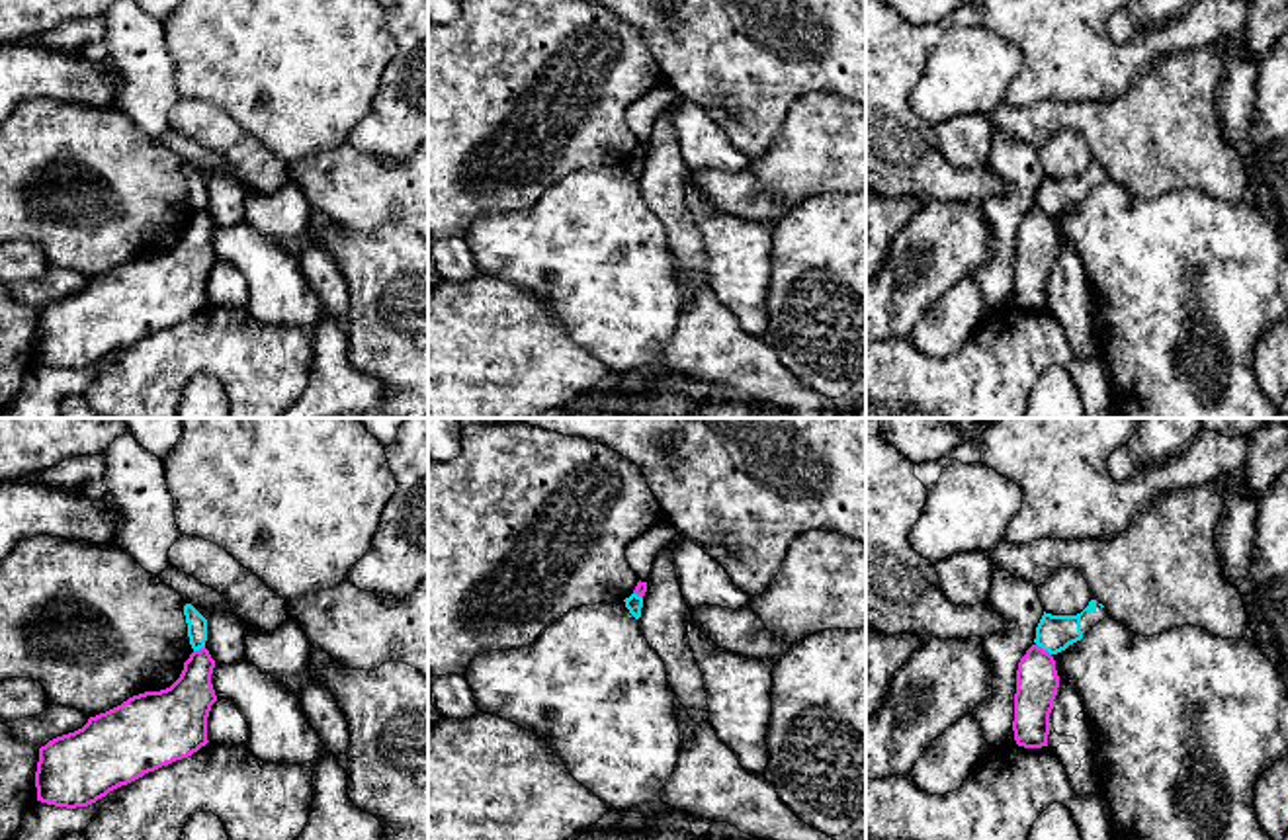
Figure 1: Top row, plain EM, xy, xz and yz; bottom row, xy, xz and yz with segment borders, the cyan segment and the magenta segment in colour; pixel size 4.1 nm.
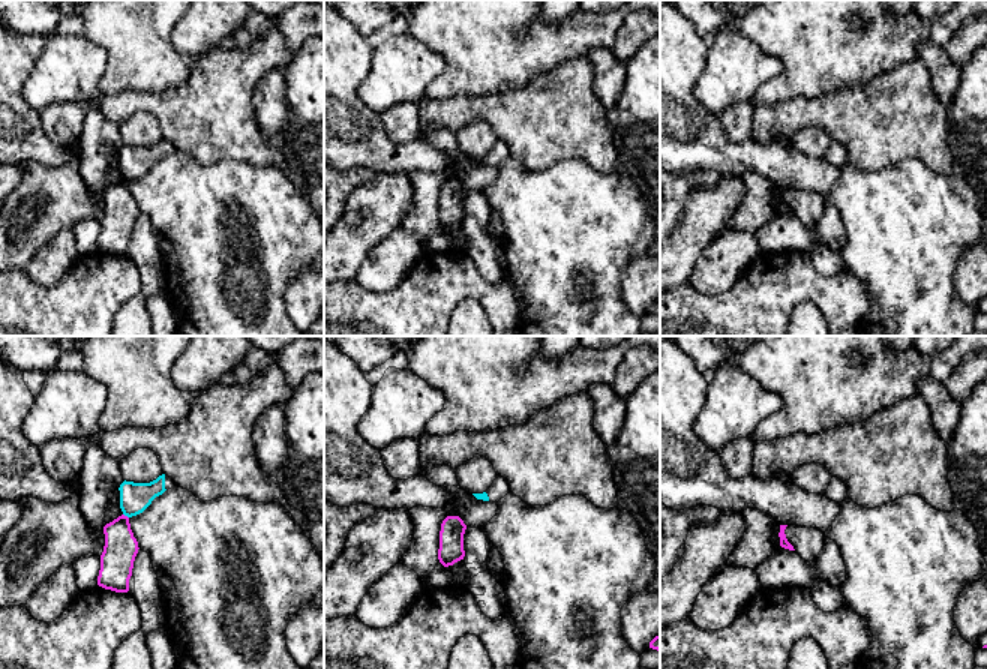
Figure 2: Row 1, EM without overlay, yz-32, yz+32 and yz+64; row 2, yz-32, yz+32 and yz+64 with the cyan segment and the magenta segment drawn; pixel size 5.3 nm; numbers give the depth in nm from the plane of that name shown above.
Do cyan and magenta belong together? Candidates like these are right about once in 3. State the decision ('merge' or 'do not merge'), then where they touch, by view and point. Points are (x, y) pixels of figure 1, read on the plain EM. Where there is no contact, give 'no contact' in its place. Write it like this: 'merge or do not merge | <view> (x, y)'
do not merge | yz (1044, 211)

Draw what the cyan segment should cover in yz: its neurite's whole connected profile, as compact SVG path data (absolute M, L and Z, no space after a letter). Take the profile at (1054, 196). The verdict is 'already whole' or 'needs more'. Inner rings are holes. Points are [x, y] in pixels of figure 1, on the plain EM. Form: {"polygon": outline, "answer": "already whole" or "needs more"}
{"polygon": "M1091 162L1089 168L1077 178L1042 178L1036 189L1034 205L1048 213L1050 217L1057 217L1065 213L1069 207L1083 201L1098 184L1106 180L1106 172L1100 164Z", "answer": "needs more"}

